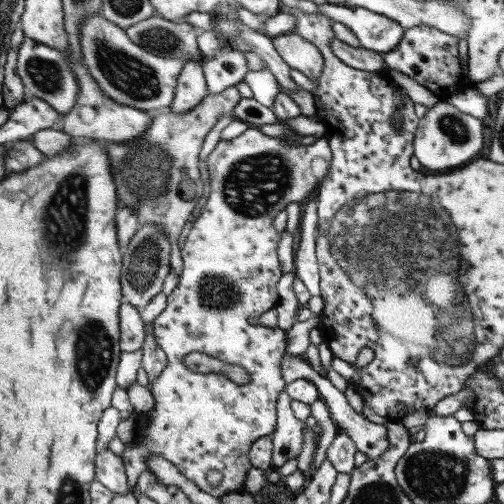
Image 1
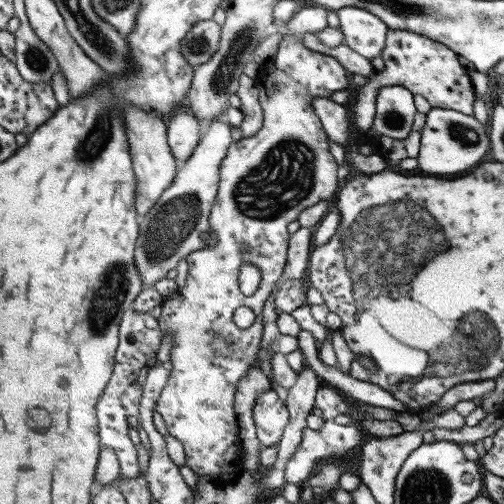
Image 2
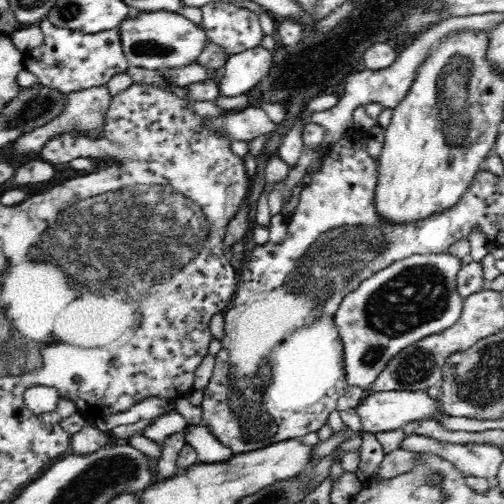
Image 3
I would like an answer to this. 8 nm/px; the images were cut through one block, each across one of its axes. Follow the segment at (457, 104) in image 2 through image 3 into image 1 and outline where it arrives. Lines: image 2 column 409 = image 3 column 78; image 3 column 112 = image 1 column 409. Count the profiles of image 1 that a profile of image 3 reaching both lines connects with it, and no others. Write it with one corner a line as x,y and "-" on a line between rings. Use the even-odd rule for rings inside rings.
413,26
409,30
403,32
401,44
383,54
385,60
385,68
387,70
397,70
405,76
409,76
413,82
417,82
419,86
427,88
435,98
439,98
439,102
445,102
447,98
451,98
453,94
461,94
461,92
469,92
473,86
461,78
459,74
459,56
457,56
457,38
449,36
445,32
439,32
435,28
429,26

